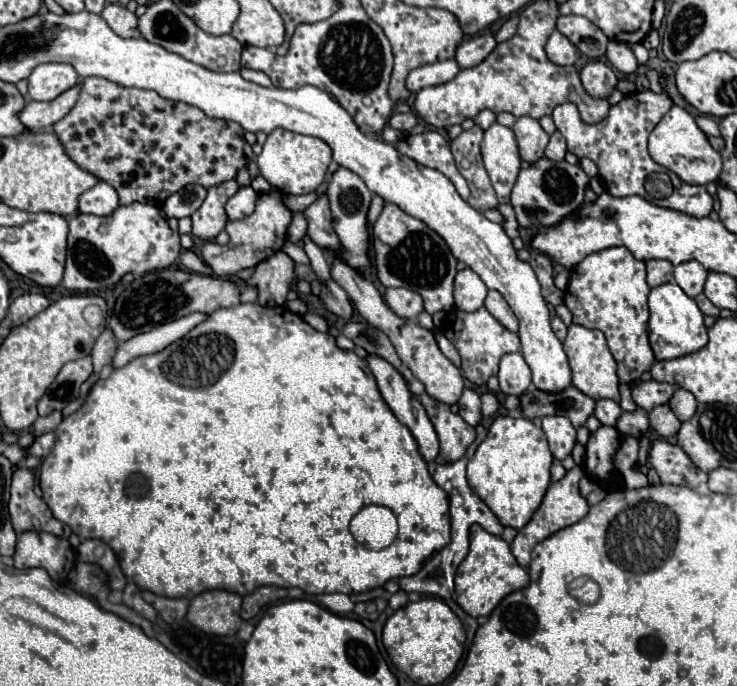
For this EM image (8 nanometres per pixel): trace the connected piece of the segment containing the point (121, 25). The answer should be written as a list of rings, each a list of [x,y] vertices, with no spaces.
[[[106,3],[100,15],[110,25],[110,29],[120,37],[140,37],[140,31],[136,25],[138,17],[130,13],[126,7],[122,7],[120,3]]]

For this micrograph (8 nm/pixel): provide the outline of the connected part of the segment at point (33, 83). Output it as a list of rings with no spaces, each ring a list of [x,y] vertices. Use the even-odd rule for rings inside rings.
[[[44,63],[38,65],[28,77],[28,93],[36,101],[52,101],[66,89],[78,83],[78,73],[72,65],[64,63]]]

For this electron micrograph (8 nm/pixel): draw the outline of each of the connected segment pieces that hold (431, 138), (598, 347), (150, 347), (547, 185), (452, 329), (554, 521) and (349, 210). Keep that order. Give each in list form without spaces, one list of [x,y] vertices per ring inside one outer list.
[[[424,131],[420,135],[406,135],[398,143],[398,153],[414,159],[420,165],[428,165],[430,169],[444,173],[454,183],[458,195],[464,201],[470,197],[468,183],[456,169],[456,163],[454,163],[452,151],[450,151],[450,141],[444,135],[440,135],[438,131]]]
[[[570,325],[568,337],[564,341],[564,351],[568,355],[568,363],[572,367],[572,383],[578,387],[584,395],[592,399],[612,399],[620,401],[618,393],[618,375],[616,375],[616,361],[606,345],[606,337],[598,329],[586,329],[582,325]]]
[[[190,313],[188,317],[180,317],[180,321],[170,321],[168,325],[158,325],[148,333],[140,333],[140,337],[132,337],[132,341],[124,341],[118,345],[112,365],[124,367],[128,361],[140,355],[152,355],[166,349],[170,343],[184,337],[192,327],[202,323],[208,315],[206,313]]]
[[[542,157],[540,161],[518,173],[518,179],[512,187],[510,203],[522,227],[552,227],[584,203],[586,185],[588,175],[580,169],[580,165],[570,165],[568,161],[548,161],[546,157]]]
[[[480,307],[474,313],[460,313],[460,311],[452,311],[448,313],[448,319],[442,327],[442,333],[454,343],[454,347],[458,349],[460,357],[462,357],[462,371],[464,377],[468,381],[472,381],[474,385],[482,385],[486,383],[486,379],[490,375],[498,373],[498,361],[504,353],[514,353],[520,351],[520,339],[516,333],[508,331],[506,327],[502,327],[488,311],[486,307]]]
[[[574,467],[574,469],[566,471],[566,475],[564,475],[560,481],[550,483],[550,487],[548,487],[548,491],[546,491],[546,495],[544,495],[540,507],[534,511],[532,519],[530,519],[522,529],[518,529],[518,535],[514,537],[510,549],[512,549],[512,555],[516,557],[516,561],[518,561],[522,567],[528,567],[528,563],[530,563],[530,553],[532,553],[532,549],[534,549],[536,543],[544,541],[546,537],[550,537],[552,533],[556,533],[556,531],[568,527],[568,525],[578,523],[578,521],[588,513],[588,509],[590,509],[590,507],[588,507],[588,501],[586,501],[586,497],[582,497],[580,491],[578,491],[578,481],[580,481],[582,477],[584,477],[582,467]]]
[[[338,167],[332,173],[332,179],[328,181],[328,201],[330,209],[334,211],[334,231],[340,237],[342,243],[342,255],[344,259],[354,267],[368,267],[368,225],[366,225],[366,213],[372,199],[372,193],[364,185],[364,181],[352,173],[350,169]]]

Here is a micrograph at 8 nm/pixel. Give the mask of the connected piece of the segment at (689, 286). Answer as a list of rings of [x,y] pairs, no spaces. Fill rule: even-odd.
[[[686,261],[674,267],[674,279],[688,297],[696,297],[698,293],[702,293],[706,277],[708,271],[698,261]]]

